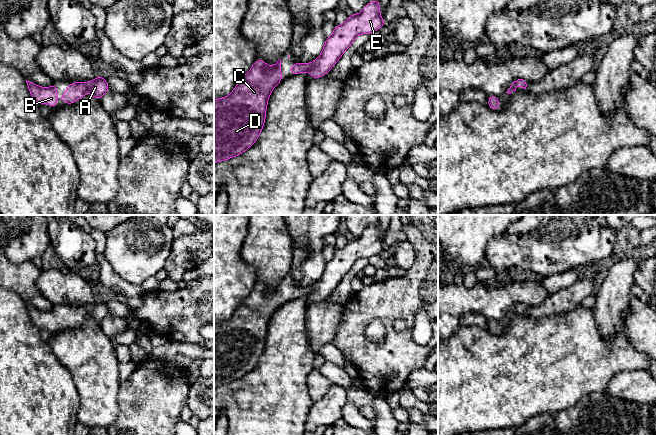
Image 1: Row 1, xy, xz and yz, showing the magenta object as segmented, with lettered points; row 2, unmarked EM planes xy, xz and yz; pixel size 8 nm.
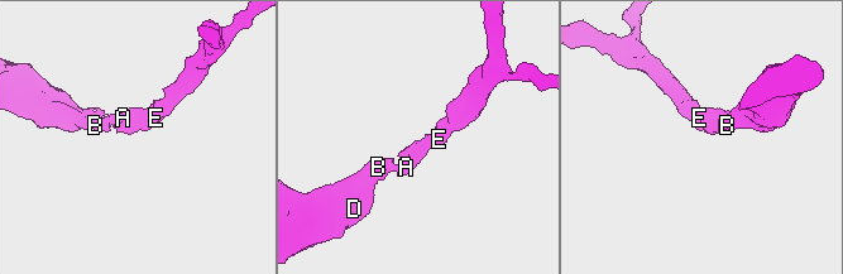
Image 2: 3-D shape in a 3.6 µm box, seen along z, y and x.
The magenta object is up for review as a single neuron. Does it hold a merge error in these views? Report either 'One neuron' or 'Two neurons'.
One neuron

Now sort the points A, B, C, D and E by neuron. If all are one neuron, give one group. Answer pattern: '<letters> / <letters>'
A B C D E

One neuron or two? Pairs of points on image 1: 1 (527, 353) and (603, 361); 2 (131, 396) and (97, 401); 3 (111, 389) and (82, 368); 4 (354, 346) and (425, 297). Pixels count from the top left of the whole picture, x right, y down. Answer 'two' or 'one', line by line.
1: one
2: two
3: one
4: one

